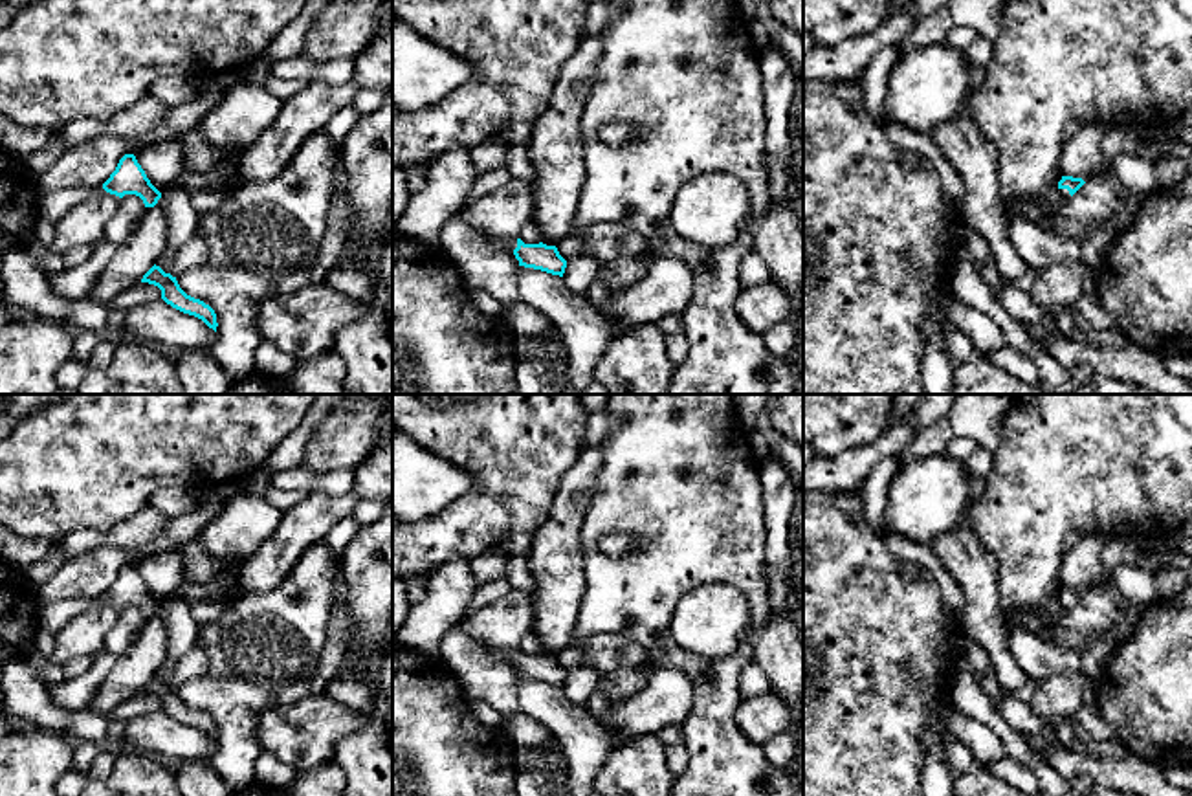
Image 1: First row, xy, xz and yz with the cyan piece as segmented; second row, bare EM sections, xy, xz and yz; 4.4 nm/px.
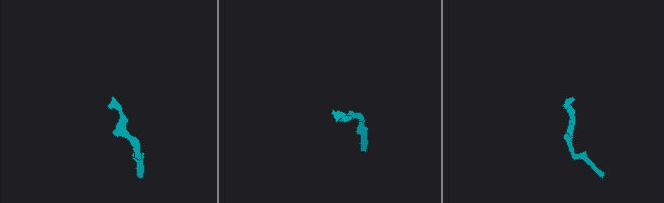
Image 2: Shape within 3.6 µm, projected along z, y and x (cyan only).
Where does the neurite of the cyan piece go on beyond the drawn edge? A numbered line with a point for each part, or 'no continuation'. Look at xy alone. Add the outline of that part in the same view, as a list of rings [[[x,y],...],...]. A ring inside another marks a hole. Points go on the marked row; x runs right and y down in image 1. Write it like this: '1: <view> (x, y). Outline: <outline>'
1: xy (52, 206). Outline: [[[103,185],[97,187],[66,187],[51,193],[44,193],[39,198],[37,215],[48,222],[57,222],[62,218],[70,209],[77,207],[79,204],[101,196],[106,191]]]

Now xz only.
1: xz (508, 243). Outline: [[[488,237],[493,246],[513,251],[517,248],[517,237]]]

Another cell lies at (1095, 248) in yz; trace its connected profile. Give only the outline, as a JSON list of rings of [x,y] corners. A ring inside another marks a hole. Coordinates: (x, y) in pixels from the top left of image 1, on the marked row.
[[[1098,229],[1097,233],[1093,233],[1086,244],[1084,244],[1084,262],[1097,271],[1102,262],[1104,257],[1109,249],[1109,246],[1113,244],[1115,237],[1109,229]]]

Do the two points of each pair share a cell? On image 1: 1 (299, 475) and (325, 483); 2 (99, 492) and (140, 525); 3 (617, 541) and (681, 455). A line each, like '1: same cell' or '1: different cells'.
1: same cell
2: different cells
3: different cells

